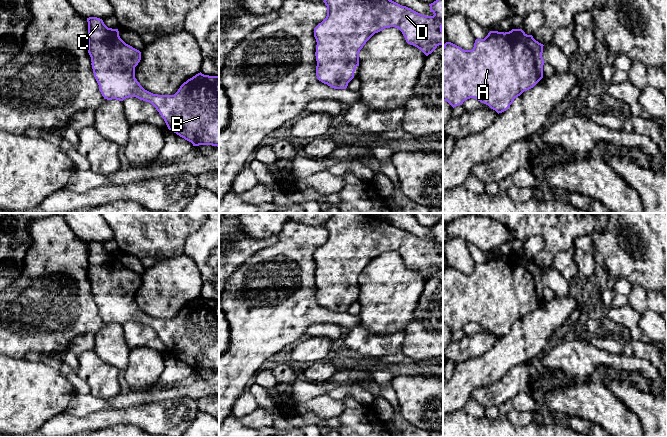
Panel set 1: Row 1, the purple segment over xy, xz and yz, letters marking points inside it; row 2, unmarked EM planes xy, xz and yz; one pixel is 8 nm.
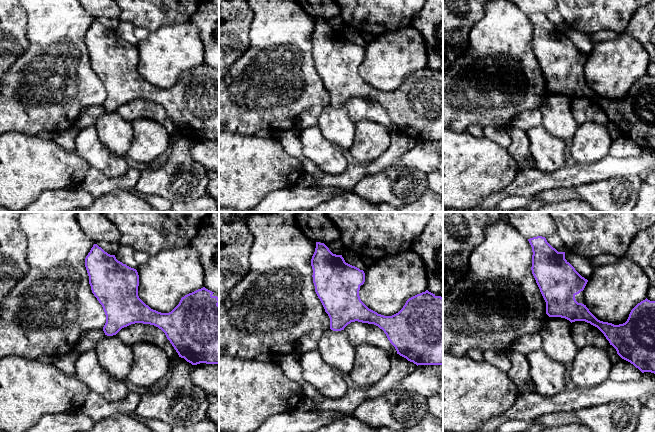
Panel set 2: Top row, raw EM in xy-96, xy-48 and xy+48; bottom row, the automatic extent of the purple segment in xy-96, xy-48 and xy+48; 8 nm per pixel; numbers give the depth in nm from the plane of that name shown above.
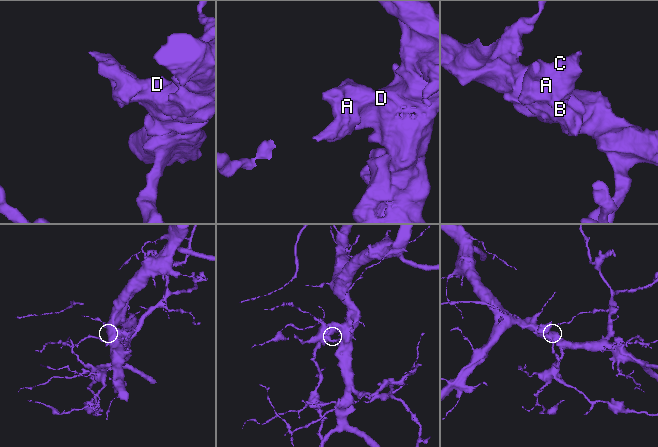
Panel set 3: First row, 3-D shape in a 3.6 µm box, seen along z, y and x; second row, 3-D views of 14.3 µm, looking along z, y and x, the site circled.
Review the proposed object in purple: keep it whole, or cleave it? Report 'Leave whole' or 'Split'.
Leave whole

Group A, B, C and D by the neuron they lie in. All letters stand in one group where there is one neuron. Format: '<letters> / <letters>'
A B C D

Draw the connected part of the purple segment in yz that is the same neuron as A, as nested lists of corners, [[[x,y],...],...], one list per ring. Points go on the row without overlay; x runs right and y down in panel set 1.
[[[512,253],[505,257],[490,255],[484,263],[475,264],[472,274],[464,274],[446,266],[443,270],[443,325],[447,325],[454,332],[467,323],[474,322],[498,338],[506,335],[515,322],[533,312],[543,302],[543,270],[522,253]]]

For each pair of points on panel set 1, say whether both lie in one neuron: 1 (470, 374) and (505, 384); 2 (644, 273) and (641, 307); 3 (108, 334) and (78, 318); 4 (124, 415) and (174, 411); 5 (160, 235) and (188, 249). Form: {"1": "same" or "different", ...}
{"1": "different", "2": "different", "3": "different", "4": "same", "5": "different"}

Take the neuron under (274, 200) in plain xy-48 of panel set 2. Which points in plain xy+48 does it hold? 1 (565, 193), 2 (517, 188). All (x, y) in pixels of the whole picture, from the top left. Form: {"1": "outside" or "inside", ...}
{"1": "inside", "2": "outside"}

